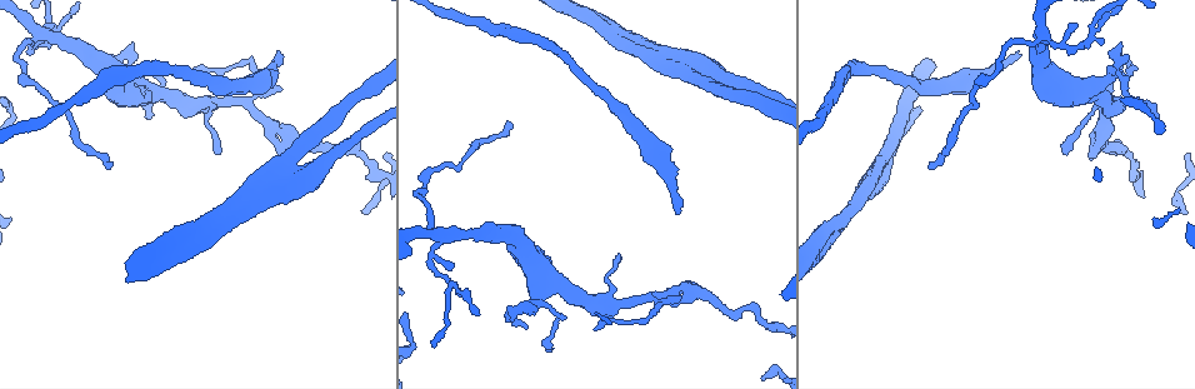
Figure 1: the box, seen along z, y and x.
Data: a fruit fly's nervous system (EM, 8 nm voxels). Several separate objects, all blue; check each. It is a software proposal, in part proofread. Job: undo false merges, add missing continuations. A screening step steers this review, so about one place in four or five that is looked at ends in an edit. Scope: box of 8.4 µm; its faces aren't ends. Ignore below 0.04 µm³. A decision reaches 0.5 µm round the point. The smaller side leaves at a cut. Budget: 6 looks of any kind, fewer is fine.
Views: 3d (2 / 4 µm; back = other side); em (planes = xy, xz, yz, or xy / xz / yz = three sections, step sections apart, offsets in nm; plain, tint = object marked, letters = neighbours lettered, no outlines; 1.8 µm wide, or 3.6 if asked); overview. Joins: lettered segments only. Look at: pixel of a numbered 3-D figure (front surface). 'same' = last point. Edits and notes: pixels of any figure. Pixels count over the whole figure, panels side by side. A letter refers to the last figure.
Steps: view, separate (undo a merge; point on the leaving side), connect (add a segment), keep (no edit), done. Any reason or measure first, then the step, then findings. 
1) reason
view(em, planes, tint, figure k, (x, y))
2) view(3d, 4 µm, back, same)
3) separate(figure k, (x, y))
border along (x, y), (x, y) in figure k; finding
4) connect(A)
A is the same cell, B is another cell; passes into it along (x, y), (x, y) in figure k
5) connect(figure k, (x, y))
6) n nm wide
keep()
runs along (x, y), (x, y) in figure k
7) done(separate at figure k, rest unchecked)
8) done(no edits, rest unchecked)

an open end
view(3d, 2 µm, figure 1, (1128, 54))

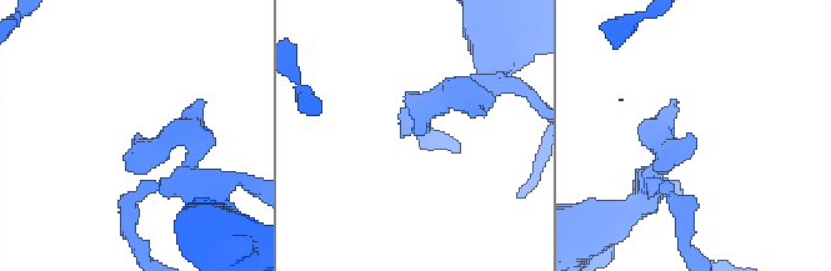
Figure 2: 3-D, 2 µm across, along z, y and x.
now the EM
view(em, xz, step 4, letters, figure 2, (135, 136))

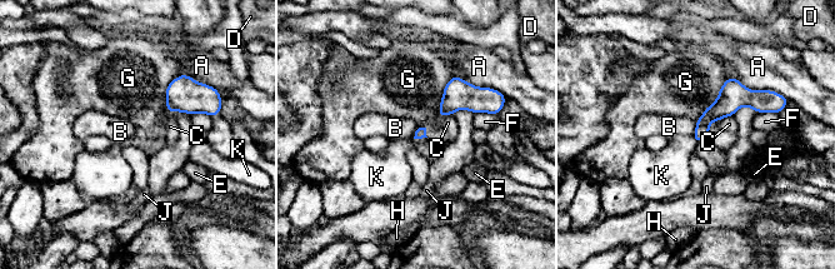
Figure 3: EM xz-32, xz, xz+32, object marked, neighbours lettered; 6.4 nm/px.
view(em, planes, letters, same)

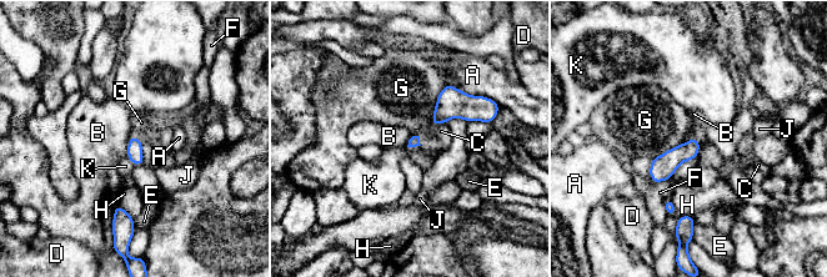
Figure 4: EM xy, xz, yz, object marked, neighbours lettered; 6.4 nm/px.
keep()
A, B, C, D, E, F, G, H, J and K are other cells; border along (131, 135), (126, 155) in figure 4; no lettered segment goes on from it

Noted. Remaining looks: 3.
view(em, xz, step 4, tint, figure 1, (1045, 70))

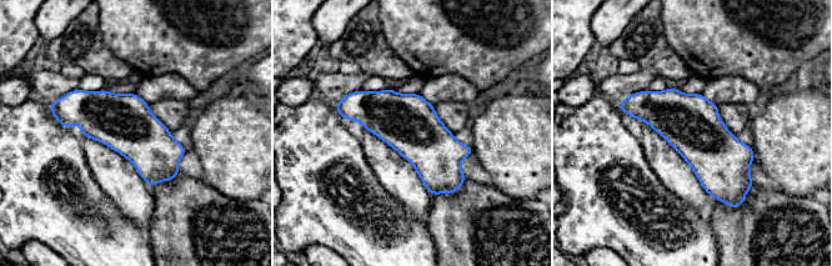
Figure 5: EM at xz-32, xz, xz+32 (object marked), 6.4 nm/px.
view(em, planes, letters, same)

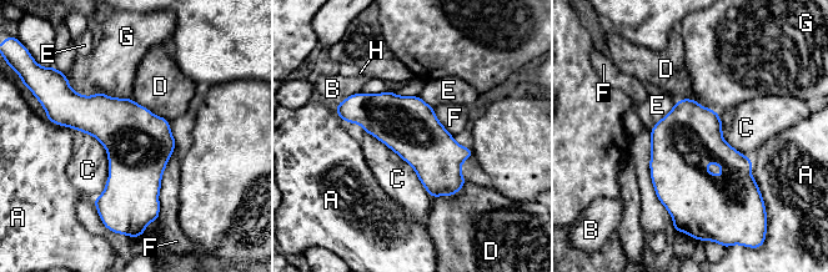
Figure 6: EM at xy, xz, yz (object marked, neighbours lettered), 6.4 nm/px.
keep()
A, B, C, D, E, F, G and H are other cells; border along (364, 131), (396, 152), (432, 197) in figure 6; continuous, no second neuron

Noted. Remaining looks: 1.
an open end
view(em, planes, letters, figure 1, (676, 212))

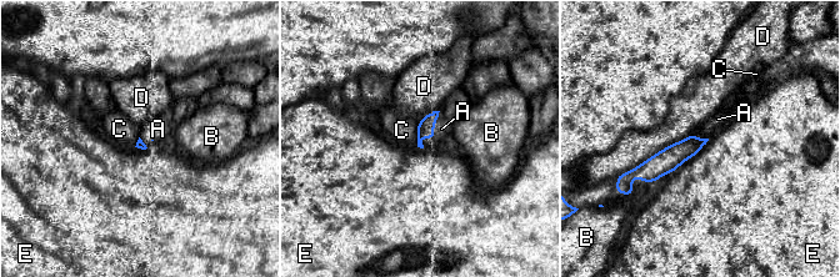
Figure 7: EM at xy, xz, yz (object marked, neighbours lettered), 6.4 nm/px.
D touches over 550 nm
connect(A)
A is the same cell, B, C, D and E are other cells; the neuron continues

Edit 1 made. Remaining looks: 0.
done(connect at figure 7, rest unchecked)

